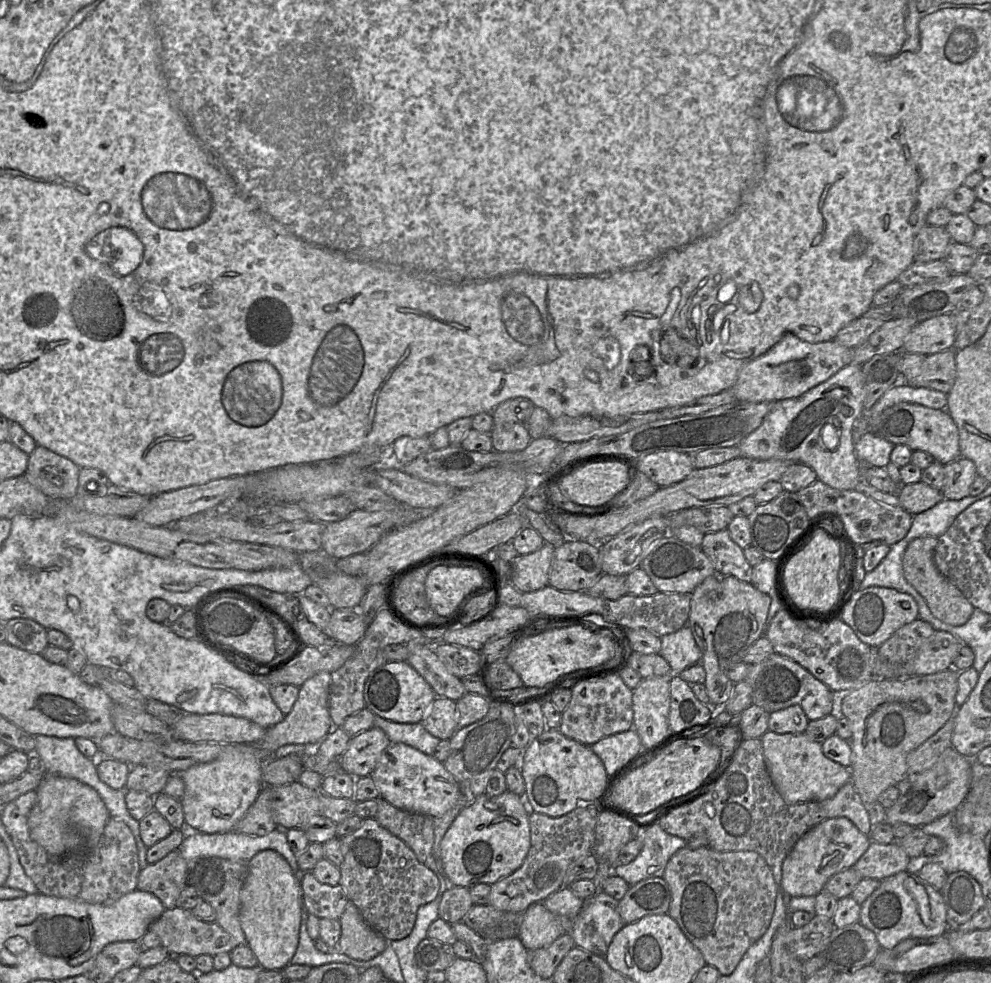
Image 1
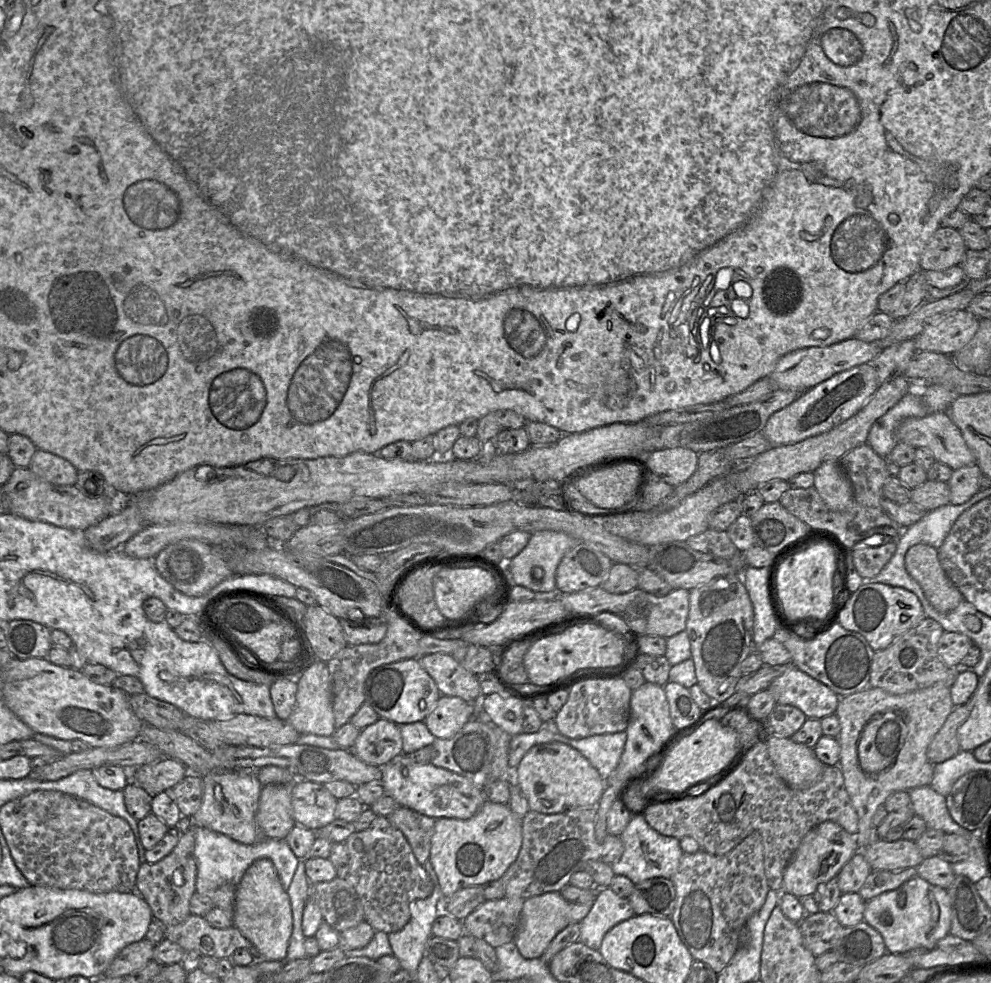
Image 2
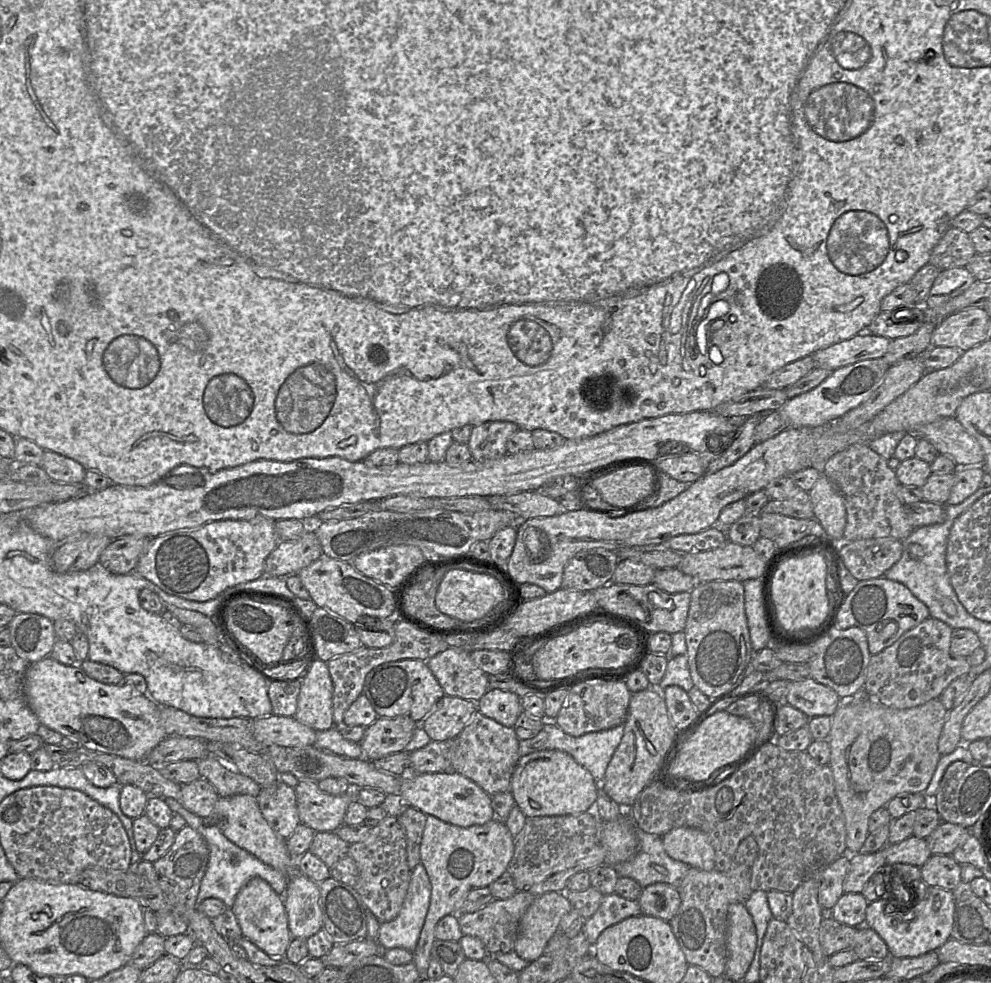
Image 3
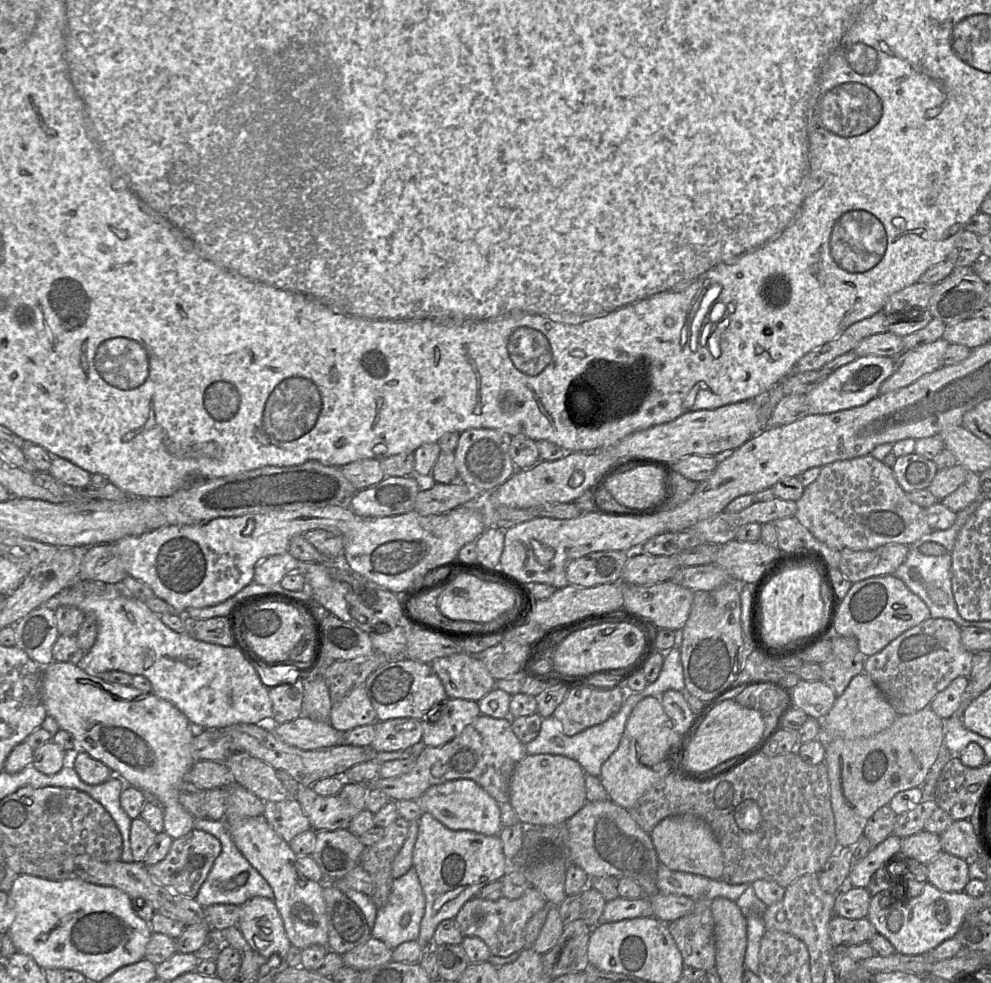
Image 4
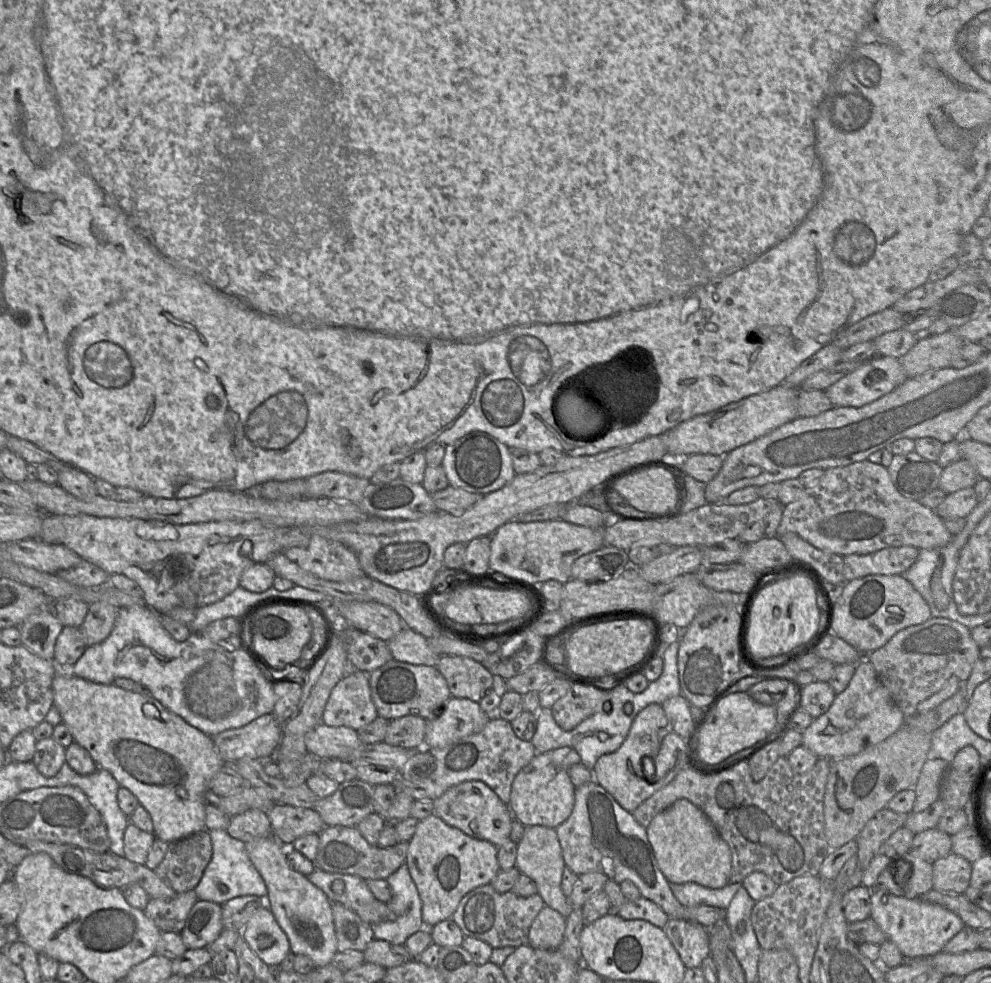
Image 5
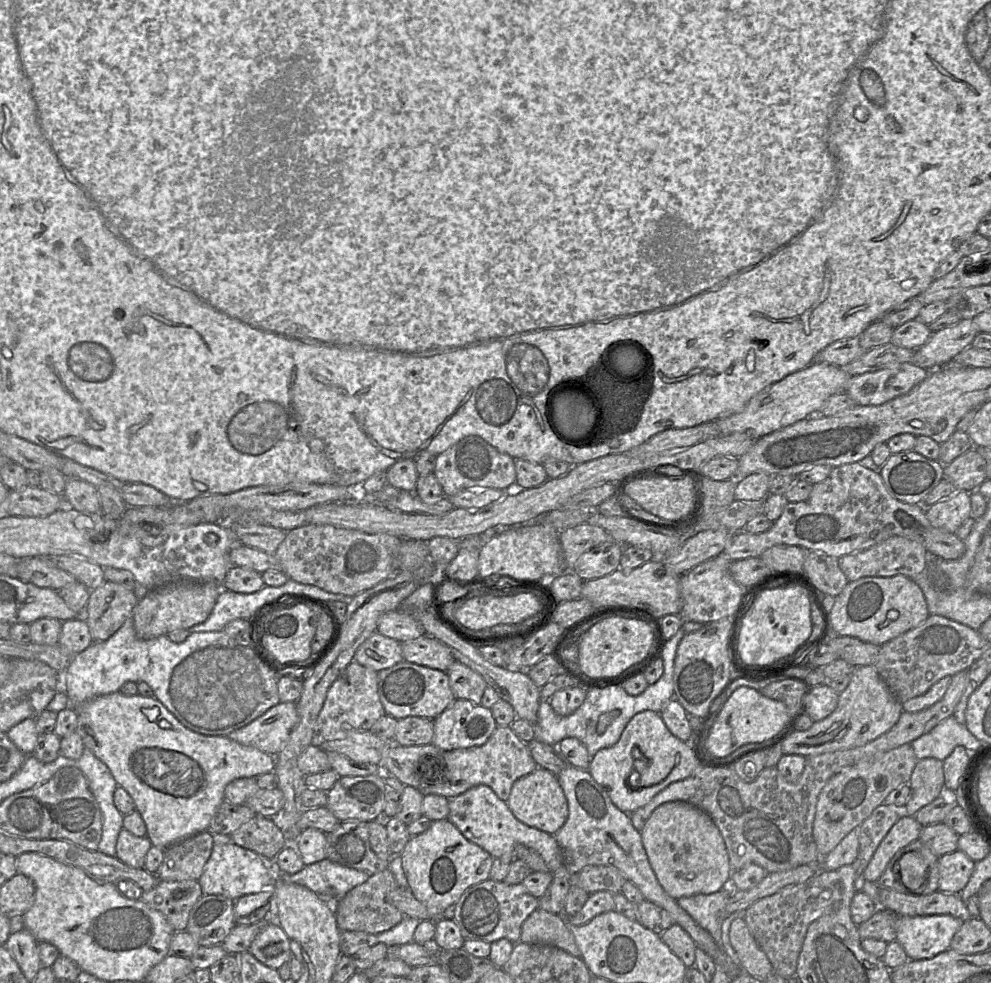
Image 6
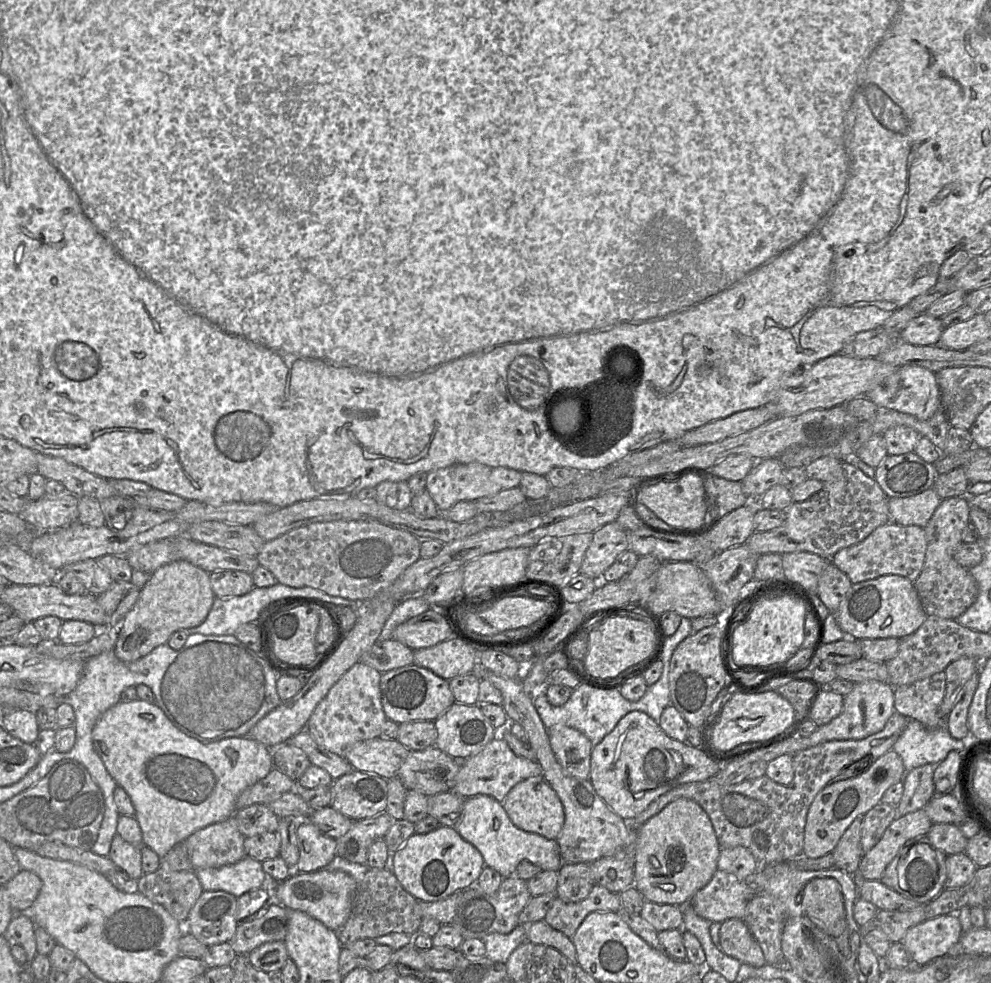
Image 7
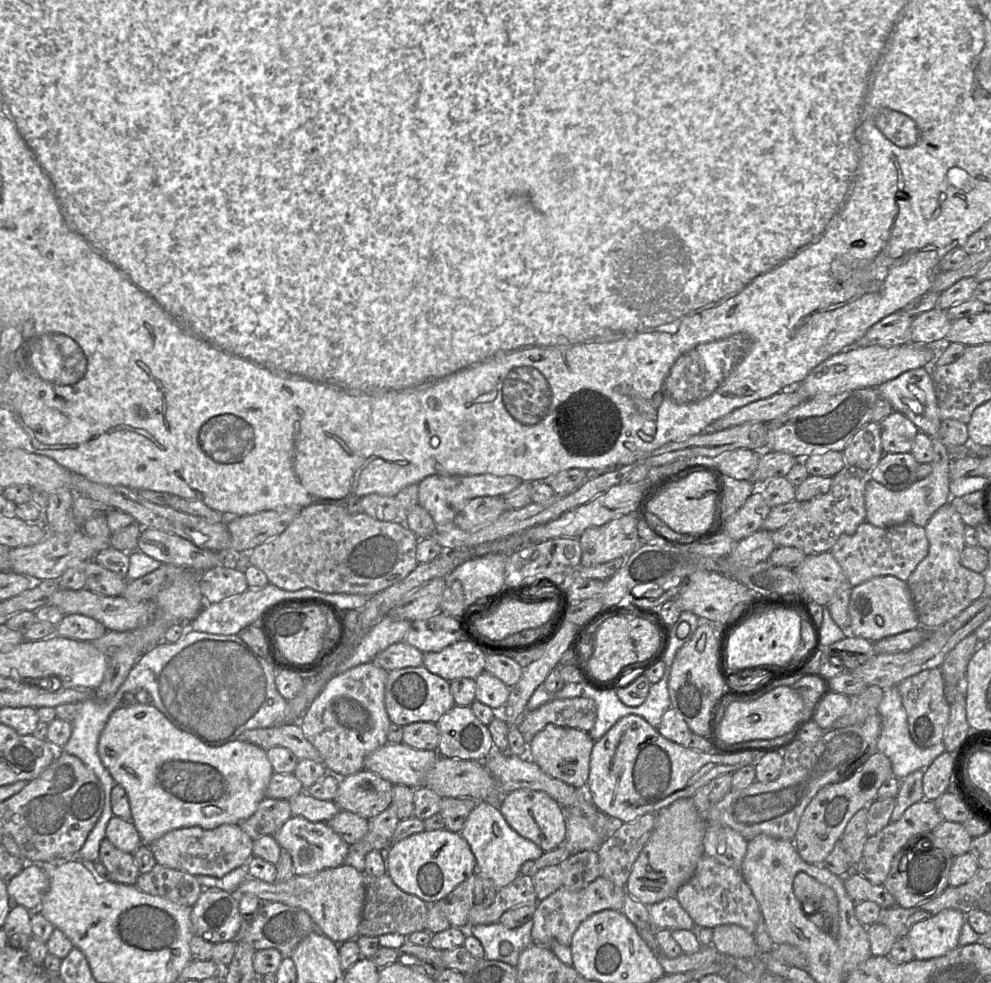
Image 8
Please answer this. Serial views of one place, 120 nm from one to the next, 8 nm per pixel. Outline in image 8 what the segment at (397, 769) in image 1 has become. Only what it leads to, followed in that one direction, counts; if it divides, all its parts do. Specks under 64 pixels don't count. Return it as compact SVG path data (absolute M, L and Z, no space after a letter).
M476 801L460 834L476 858L477 872L490 878L497 889L512 882L520 874L521 866L526 860L536 860L544 853L538 845L510 827L497 804L485 801Z

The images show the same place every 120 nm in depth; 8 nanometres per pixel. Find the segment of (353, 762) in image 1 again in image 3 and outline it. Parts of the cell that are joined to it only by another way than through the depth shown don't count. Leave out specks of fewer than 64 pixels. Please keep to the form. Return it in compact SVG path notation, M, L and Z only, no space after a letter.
M408 716L379 717L368 727L360 741L365 759L374 761L405 750L417 723Z

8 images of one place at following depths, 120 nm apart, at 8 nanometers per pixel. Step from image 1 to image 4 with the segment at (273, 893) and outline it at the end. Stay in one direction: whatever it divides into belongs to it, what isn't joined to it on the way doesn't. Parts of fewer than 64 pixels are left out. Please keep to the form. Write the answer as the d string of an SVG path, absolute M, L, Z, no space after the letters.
M256 896L242 904L238 928L256 953L286 959L291 942L274 900Z

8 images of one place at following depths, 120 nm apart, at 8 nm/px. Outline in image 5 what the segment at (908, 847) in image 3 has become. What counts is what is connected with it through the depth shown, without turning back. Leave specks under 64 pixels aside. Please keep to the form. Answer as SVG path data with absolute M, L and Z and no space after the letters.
M937 827L916 833L911 852L926 861L934 862L952 853L951 836Z

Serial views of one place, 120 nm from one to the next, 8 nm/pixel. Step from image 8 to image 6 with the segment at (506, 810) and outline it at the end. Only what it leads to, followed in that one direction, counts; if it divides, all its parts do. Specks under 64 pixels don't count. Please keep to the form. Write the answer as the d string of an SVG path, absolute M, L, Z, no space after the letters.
M540 767L514 782L507 805L520 822L551 835L554 835L568 818L567 799L557 776Z

